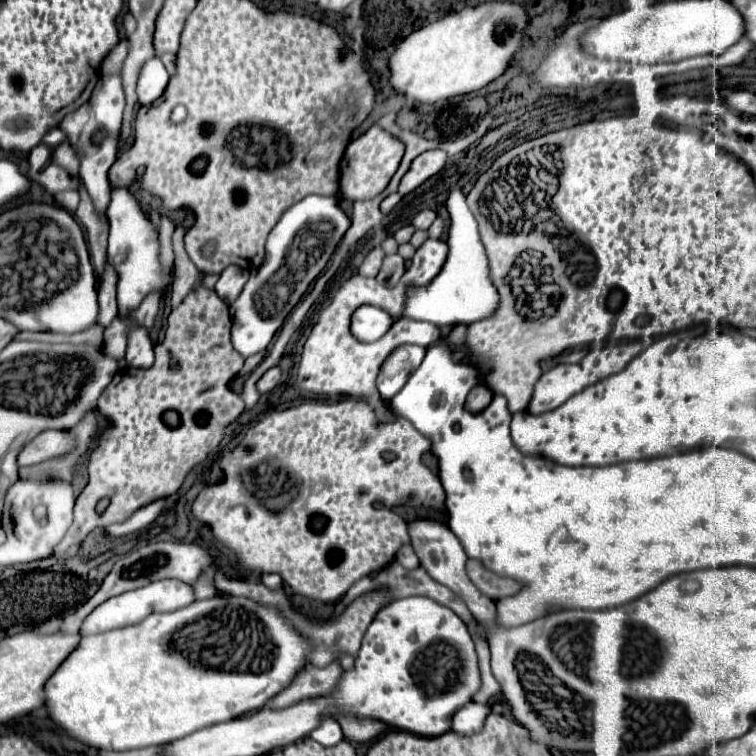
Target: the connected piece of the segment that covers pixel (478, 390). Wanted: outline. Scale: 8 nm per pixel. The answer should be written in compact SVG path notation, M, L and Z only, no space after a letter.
M478 385L474 387L470 393L468 393L468 399L466 399L466 409L472 411L472 413L480 413L482 409L486 409L492 401L492 391L486 387L486 385Z

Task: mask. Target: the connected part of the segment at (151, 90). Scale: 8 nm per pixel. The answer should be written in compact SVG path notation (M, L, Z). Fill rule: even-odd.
M152 57L146 61L140 69L138 83L136 83L136 95L140 105L150 105L154 99L158 99L164 93L164 87L168 83L168 73L166 67L158 57Z

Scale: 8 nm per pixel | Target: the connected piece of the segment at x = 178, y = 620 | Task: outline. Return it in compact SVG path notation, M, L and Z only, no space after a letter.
M222 595L206 601L194 601L186 609L178 609L174 613L154 613L146 617L138 625L106 631L100 635L88 635L82 637L78 647L66 657L66 661L54 671L54 675L46 681L44 685L44 705L46 713L52 723L56 723L68 737L74 741L80 741L92 749L98 751L130 751L130 749L142 749L142 747L152 747L152 745L164 745L170 741L176 741L180 737L186 737L188 733L194 733L202 727L210 727L222 721L236 719L238 715L246 713L248 709L258 709L266 703L266 699L274 697L280 689L284 689L292 677L302 669L306 663L306 653L308 653L308 643L274 611L268 607L262 607L246 597L234 597L234 595Z

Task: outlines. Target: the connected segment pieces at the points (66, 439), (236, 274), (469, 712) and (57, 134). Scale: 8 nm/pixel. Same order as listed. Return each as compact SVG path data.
M46 429L38 433L38 437L34 437L30 445L26 445L26 449L22 449L22 453L18 455L18 465L34 465L44 459L62 455L70 451L72 445L74 441L72 441L72 435L68 435L68 431Z
M230 265L226 267L220 277L218 277L218 283L216 283L216 293L218 297L222 297L222 301L226 301L228 305L240 295L244 283L248 281L250 273L248 269L238 269L238 265Z
M470 701L470 705L464 705L462 709L458 709L458 713L454 713L452 731L458 733L458 735L480 733L488 715L490 715L488 705L478 705L478 703Z
M48 129L48 131L46 131L46 135L42 137L42 143L44 143L44 145L48 145L48 147L54 147L54 145L62 143L64 139L66 139L66 135L64 135L60 129Z

